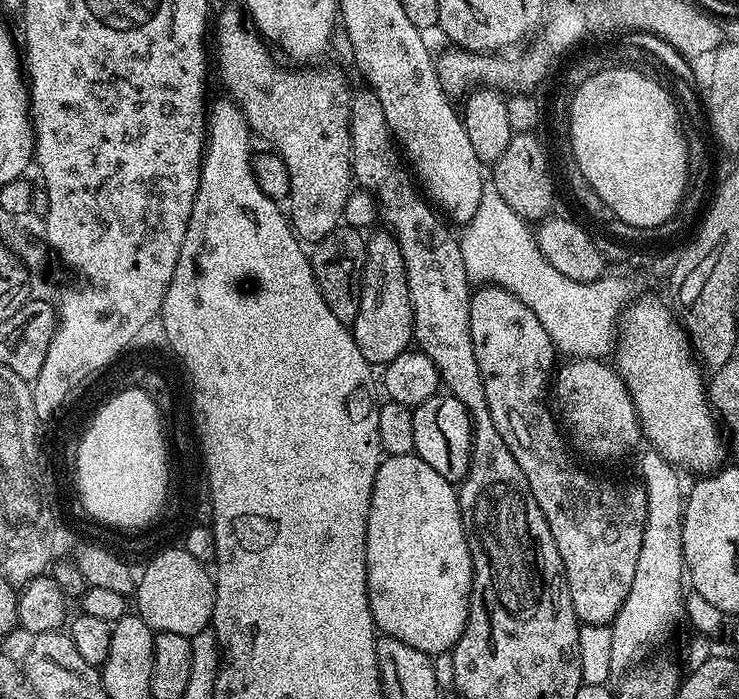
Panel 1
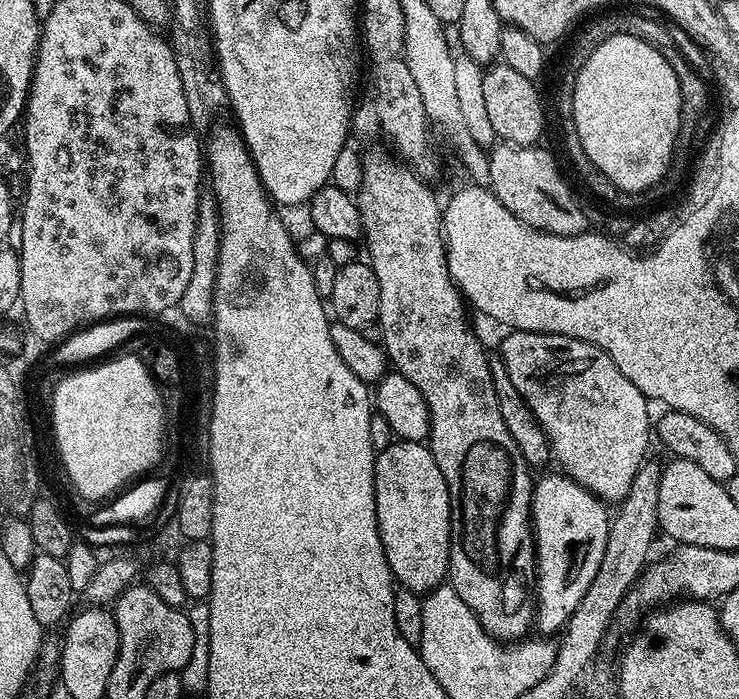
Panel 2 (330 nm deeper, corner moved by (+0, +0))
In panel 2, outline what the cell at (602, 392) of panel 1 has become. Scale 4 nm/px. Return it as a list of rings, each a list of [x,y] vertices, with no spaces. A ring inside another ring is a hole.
[[[512,330],[507,335],[498,348],[506,374],[538,418],[565,475],[605,503],[624,500],[652,440],[648,398],[592,343],[541,332]]]

